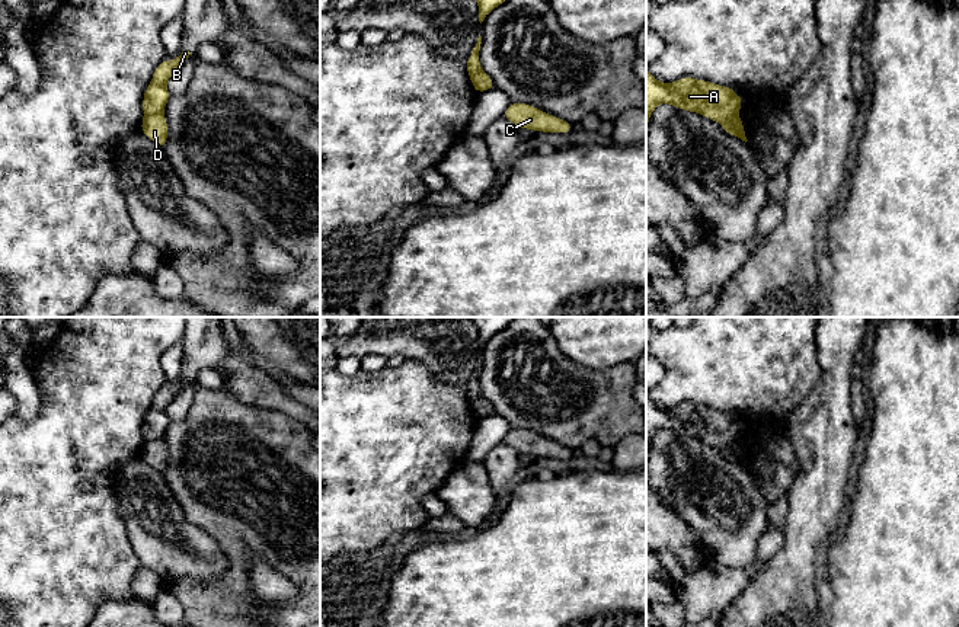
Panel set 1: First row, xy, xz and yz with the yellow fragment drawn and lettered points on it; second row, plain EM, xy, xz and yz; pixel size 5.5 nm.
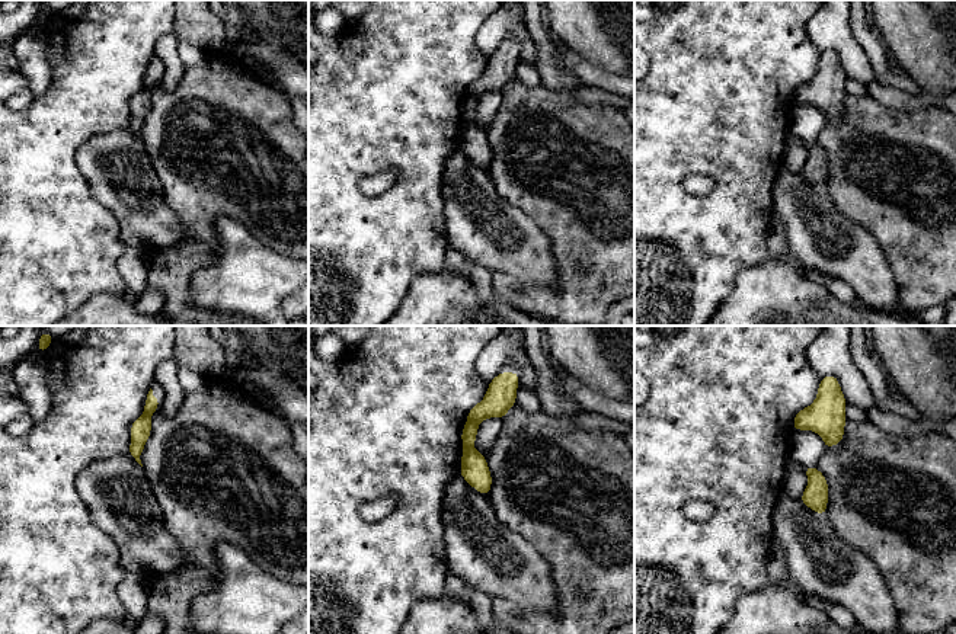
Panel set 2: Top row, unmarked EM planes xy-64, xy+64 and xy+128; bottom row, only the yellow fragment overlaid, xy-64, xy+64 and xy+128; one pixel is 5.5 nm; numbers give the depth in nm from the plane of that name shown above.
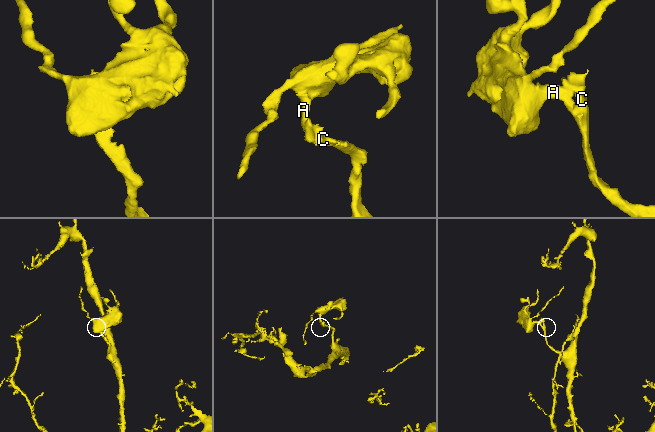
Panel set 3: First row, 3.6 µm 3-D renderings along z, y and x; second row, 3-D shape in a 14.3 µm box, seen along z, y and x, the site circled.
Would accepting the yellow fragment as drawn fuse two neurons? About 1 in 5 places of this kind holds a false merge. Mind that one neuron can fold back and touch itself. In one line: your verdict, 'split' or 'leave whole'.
split

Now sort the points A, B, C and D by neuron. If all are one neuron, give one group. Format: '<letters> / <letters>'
A / B C D

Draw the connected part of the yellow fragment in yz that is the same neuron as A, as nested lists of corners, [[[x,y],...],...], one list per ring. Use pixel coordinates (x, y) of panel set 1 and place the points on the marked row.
[[[646,68],[646,131],[649,118],[659,103],[700,113],[719,124],[726,122],[742,108],[741,96],[731,87],[694,77],[662,83]]]

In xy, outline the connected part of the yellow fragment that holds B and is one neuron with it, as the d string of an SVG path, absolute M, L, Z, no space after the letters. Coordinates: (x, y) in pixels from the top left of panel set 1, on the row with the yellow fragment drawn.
M183 48L180 55L175 57L175 61L163 60L154 70L151 83L166 84L175 71L182 65L186 58L194 58L191 48Z

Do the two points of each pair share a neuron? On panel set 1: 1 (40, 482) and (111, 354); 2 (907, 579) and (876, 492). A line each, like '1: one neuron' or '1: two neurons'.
1: one neuron
2: one neuron

